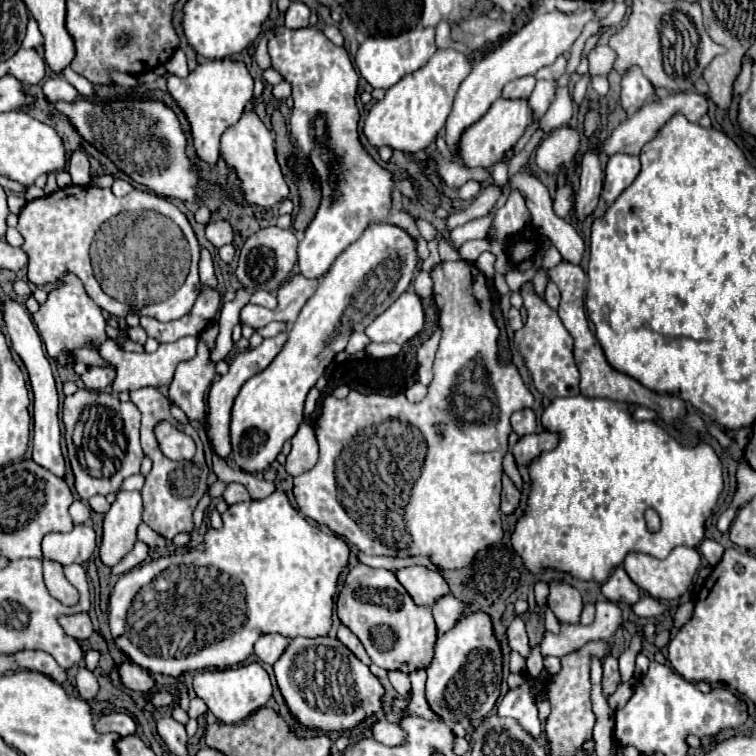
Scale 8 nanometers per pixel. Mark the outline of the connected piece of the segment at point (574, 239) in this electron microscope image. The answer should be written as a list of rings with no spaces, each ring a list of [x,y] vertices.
[[[524,170],[516,172],[510,178],[510,184],[522,194],[532,214],[532,222],[534,226],[538,226],[538,232],[554,242],[566,262],[580,264],[580,258],[584,254],[584,240],[564,218],[558,218],[552,212],[552,198],[546,186],[536,176]]]

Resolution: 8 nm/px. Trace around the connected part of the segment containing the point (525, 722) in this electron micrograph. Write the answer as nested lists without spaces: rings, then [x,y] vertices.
[[[528,684],[508,690],[508,694],[498,704],[498,716],[514,718],[536,740],[542,736],[542,722],[538,718],[538,710],[530,696]]]

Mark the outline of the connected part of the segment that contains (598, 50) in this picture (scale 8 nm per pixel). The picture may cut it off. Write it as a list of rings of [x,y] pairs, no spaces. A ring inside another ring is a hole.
[[[596,44],[588,54],[590,74],[592,76],[598,76],[598,74],[608,76],[608,72],[614,68],[614,60],[616,60],[616,52],[608,44]]]

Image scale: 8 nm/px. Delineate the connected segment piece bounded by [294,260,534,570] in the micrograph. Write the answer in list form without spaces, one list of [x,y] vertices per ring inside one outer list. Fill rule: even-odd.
[[[456,260],[456,262],[440,262],[432,268],[430,272],[432,282],[434,282],[434,302],[438,308],[438,324],[442,328],[442,338],[440,338],[440,346],[436,352],[436,360],[434,360],[434,378],[428,386],[428,394],[424,396],[422,402],[412,404],[406,400],[404,394],[396,394],[396,396],[382,396],[382,394],[370,394],[364,396],[356,390],[352,390],[348,394],[348,398],[338,400],[328,396],[324,400],[322,406],[322,414],[316,420],[316,438],[320,444],[320,460],[316,462],[316,466],[300,476],[294,478],[294,496],[298,502],[298,508],[304,516],[316,520],[318,524],[326,524],[334,534],[338,534],[340,538],[344,538],[350,544],[356,544],[362,552],[372,554],[372,556],[398,556],[398,558],[406,558],[406,556],[428,556],[432,560],[432,564],[436,564],[438,568],[460,568],[466,566],[468,562],[472,562],[472,558],[476,556],[478,550],[486,548],[488,544],[496,544],[502,540],[504,530],[502,530],[502,520],[500,520],[500,494],[502,494],[502,458],[504,456],[492,456],[492,452],[506,448],[508,446],[508,436],[512,432],[510,426],[510,416],[512,412],[530,408],[534,404],[534,396],[528,390],[528,386],[524,384],[518,368],[514,364],[500,364],[498,360],[498,324],[492,316],[492,296],[490,296],[490,286],[486,276],[474,266],[474,262],[468,260]],[[452,408],[462,408],[466,410],[466,418],[468,412],[472,414],[482,414],[478,418],[470,418],[470,422],[464,422],[460,418],[456,418],[456,414],[452,412]]]

